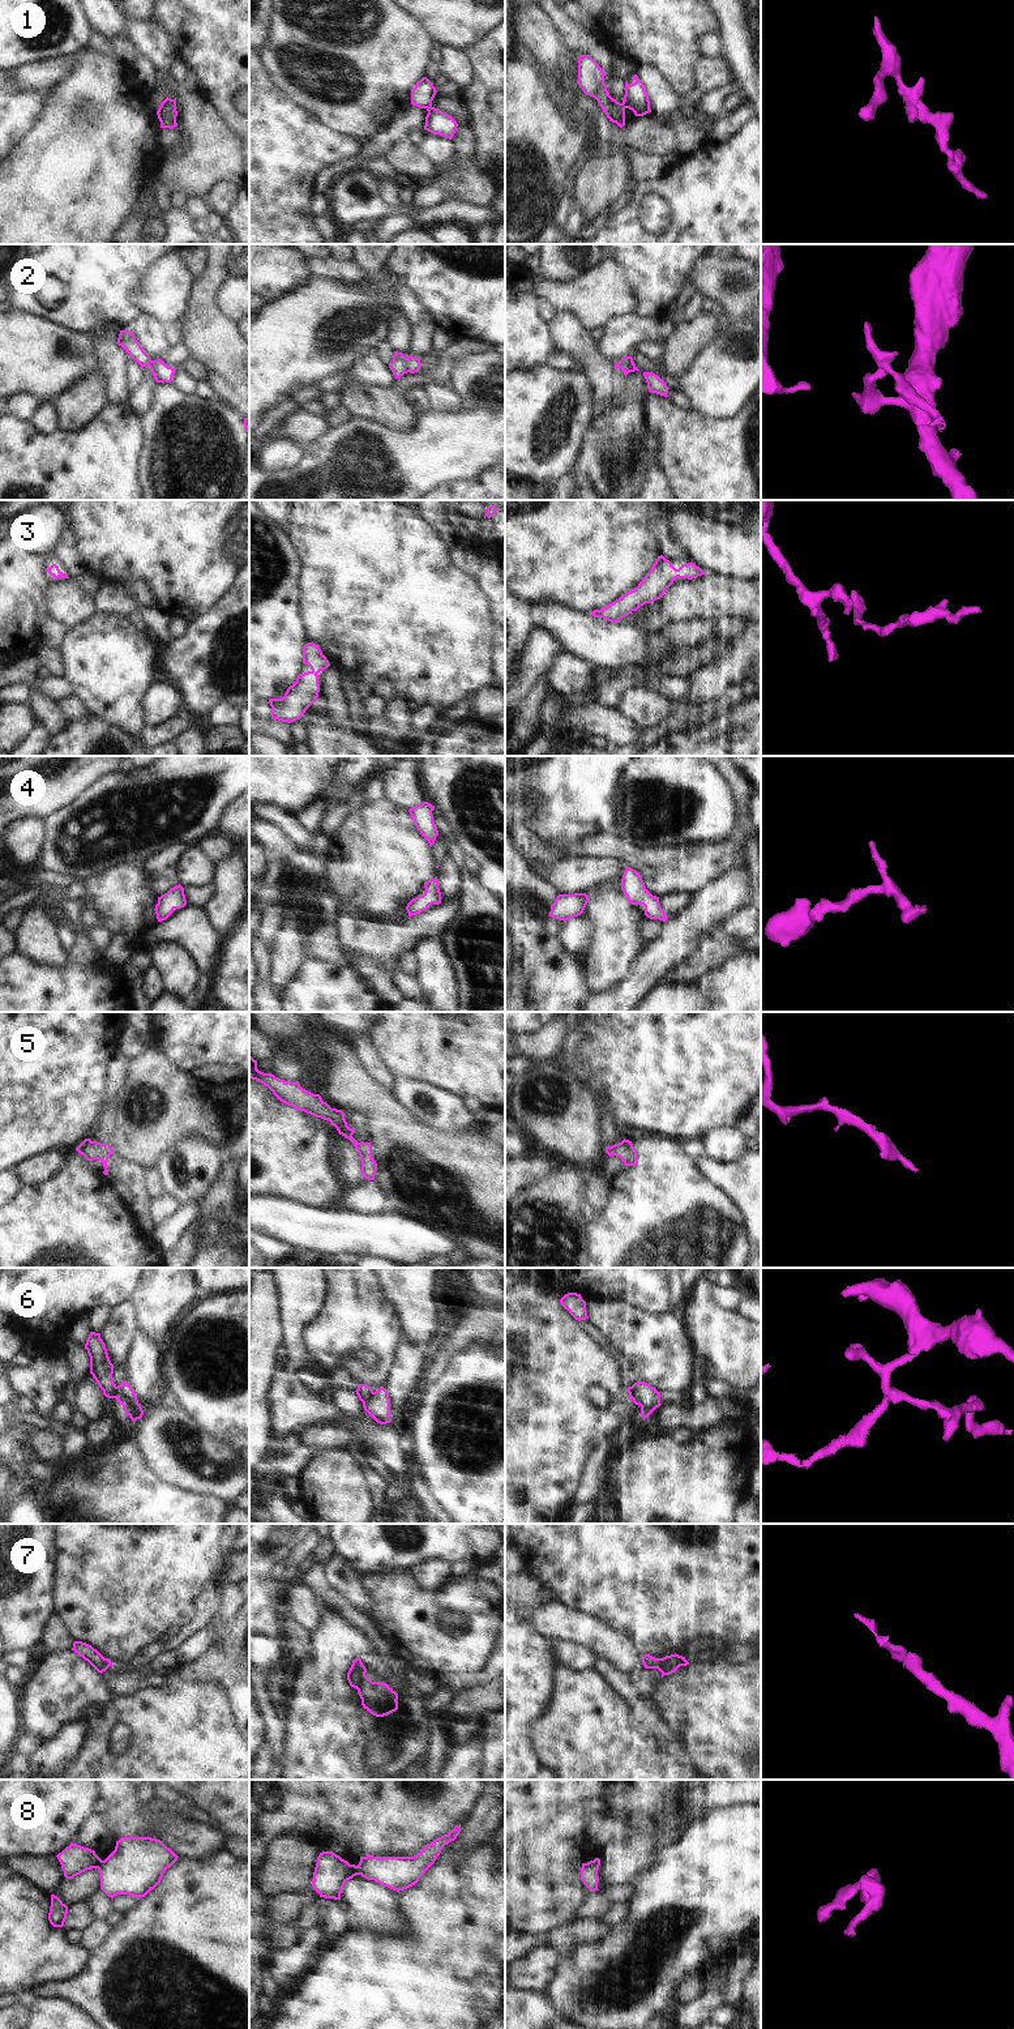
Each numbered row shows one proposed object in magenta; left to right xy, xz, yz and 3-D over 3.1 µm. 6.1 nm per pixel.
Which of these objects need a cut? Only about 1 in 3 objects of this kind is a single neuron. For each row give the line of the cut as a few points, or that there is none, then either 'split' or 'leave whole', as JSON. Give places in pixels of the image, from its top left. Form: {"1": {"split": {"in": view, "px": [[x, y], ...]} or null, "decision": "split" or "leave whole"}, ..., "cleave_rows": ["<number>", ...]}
{"1": {"split": {"in": "yz", "px": [[623, 102], [625, 107]]}, "decision": "split"}, "2": {"split": {"in": "yz", "px": [[620, 361], [628, 363], [629, 371]]}, "decision": "split"}, "3": {"split": null, "decision": "leave whole"}, "4": {"split": null, "decision": "leave whole"}, "5": {"split": null, "decision": "leave whole"}, "6": {"split": {"in": "xz", "px": [[373, 1392], [363, 1402]]}, "decision": "split"}, "7": {"split": {"in": "yz", "px": [[657, 1658], [664, 1674]]}, "decision": "split"}, "8": {"split": {"in": "xz", "px": [[356, 1866], [359, 1874]]}, "decision": "split"}, "cleave_rows": ["1", "2", "6", "7", "8"]}

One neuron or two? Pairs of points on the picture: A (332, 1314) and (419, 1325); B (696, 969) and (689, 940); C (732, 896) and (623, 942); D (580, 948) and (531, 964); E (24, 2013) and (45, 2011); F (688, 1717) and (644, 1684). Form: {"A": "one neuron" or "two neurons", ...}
{"A": "two neurons", "B": "two neurons", "C": "two neurons", "D": "two neurons", "E": "two neurons", "F": "two neurons"}

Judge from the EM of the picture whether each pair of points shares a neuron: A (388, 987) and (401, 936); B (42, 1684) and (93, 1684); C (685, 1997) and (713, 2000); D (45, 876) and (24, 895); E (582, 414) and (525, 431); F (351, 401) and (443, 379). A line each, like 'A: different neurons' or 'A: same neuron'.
A: same neuron
B: same neuron
C: different neurons
D: different neurons
E: same neuron
F: same neuron

